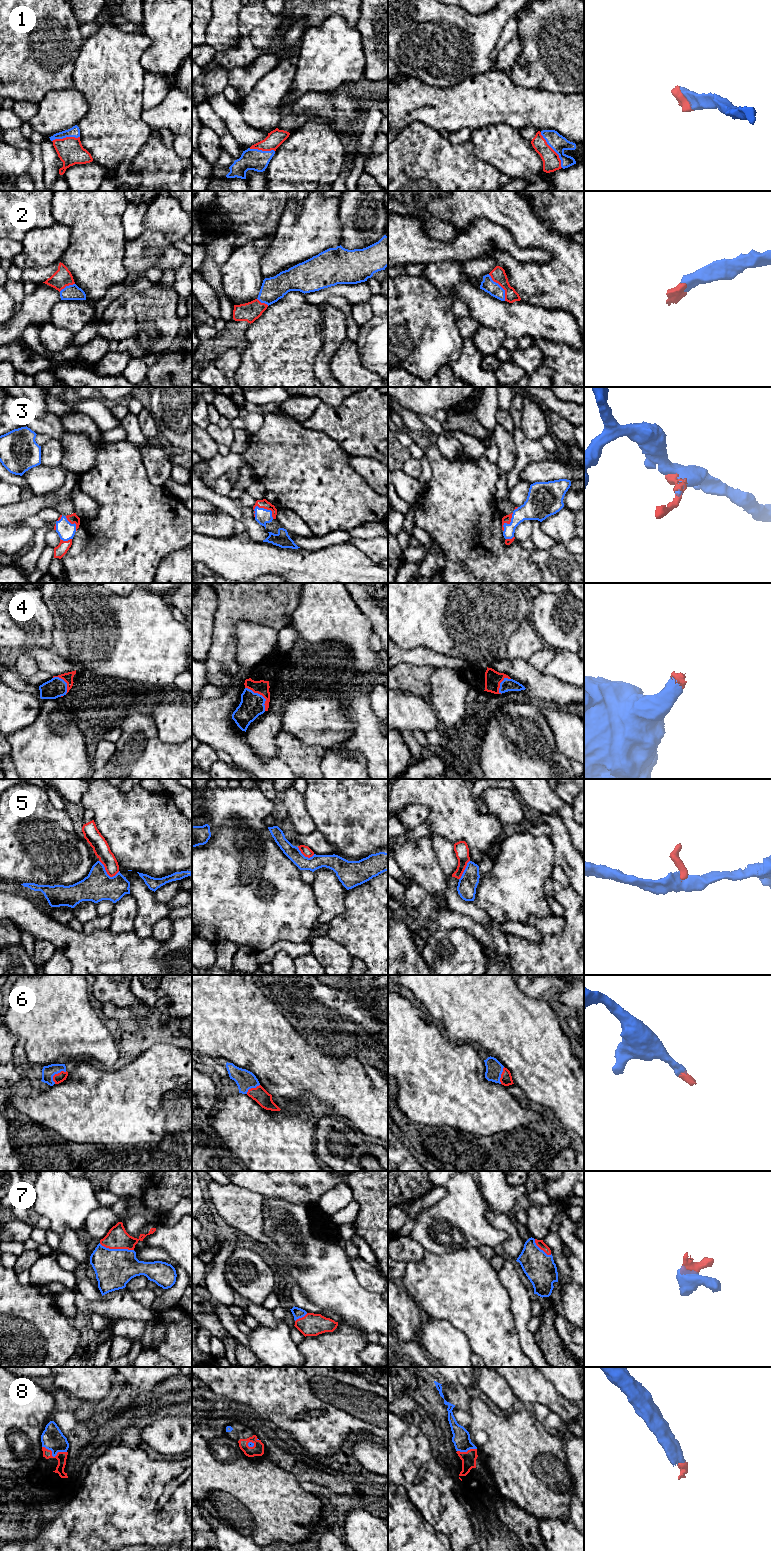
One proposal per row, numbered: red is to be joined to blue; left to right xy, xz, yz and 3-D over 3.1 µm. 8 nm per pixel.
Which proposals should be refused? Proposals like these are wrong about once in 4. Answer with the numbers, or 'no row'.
5

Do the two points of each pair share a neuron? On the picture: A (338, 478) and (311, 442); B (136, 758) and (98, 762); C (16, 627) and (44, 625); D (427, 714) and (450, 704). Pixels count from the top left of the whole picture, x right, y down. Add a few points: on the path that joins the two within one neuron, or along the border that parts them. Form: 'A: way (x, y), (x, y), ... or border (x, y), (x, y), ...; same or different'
A: way (333, 469), (317, 451); same
B: border (116, 744), (113, 755), (100, 768); different
C: way (23, 625), (37, 625); same
D: border (427, 699), (439, 720); different

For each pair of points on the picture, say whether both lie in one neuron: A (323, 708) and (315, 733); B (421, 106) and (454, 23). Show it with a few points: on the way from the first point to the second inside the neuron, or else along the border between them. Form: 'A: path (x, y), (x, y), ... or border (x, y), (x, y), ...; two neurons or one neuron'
A: path (323, 714), (323, 718), (315, 727); one neuron
B: border (407, 75), (419, 78), (430, 85), (452, 86); two neurons

